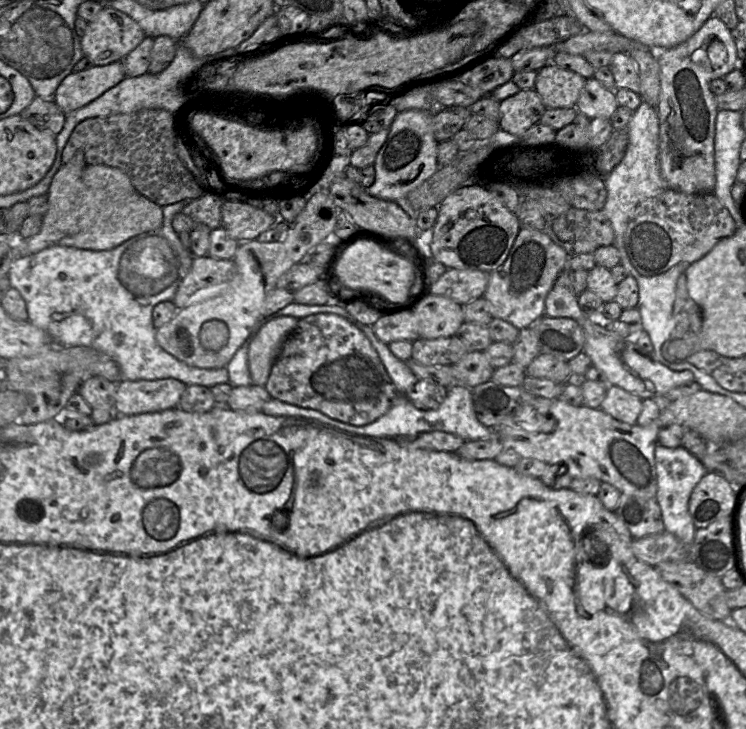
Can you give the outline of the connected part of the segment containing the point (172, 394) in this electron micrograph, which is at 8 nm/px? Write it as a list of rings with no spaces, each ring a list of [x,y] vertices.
[[[174,378],[122,380],[117,383],[114,406],[119,415],[136,415],[177,407],[187,385]]]

